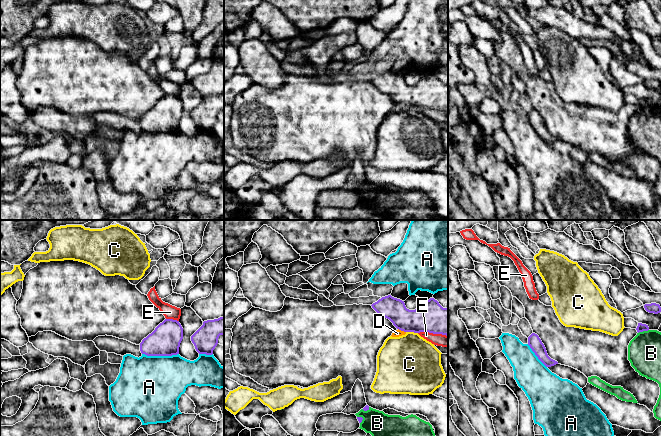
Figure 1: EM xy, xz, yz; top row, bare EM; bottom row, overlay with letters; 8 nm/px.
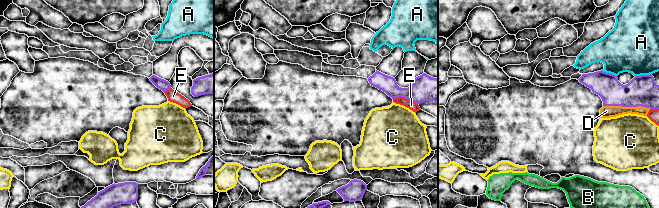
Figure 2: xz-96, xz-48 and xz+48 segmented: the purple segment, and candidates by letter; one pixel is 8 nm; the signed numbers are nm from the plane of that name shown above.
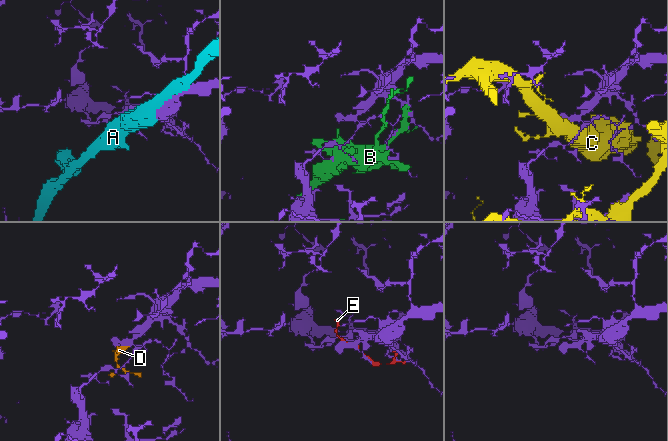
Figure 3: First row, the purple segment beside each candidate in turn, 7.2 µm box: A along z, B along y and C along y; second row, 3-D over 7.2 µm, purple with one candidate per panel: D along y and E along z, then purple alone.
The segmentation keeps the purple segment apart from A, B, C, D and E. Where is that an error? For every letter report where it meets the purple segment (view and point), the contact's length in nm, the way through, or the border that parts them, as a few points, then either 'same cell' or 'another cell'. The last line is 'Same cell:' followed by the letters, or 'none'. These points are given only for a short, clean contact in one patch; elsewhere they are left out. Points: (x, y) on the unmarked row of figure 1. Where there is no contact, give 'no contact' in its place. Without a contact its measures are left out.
A: meets purple in xy at (160, 131); contact 300 nm long; another cell
B: meets purple in yz at (643, 106); contact 90 nm long; another cell
C: meets purple in xz at (412, 107); contact 100 nm long; another cell
D: meets purple in xz at (402, 106); contact 70 nm long; runs through xz (430, 93), (411, 97), (402, 106), (397, 109); same cell
E: meets purple in xy at (172, 95); contact 110 nm long; another cell
Same cell: D

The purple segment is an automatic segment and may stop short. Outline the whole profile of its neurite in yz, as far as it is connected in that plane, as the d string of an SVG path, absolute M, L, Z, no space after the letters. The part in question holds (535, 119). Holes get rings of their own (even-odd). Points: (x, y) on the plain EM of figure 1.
M532 109L528 113L528 121L532 125L532 127L535 129L535 131L538 133L538 135L546 142L546 143L551 143L556 140L558 140L557 137L551 135L546 127L546 124L544 120L542 119L541 115L539 112L535 109Z

